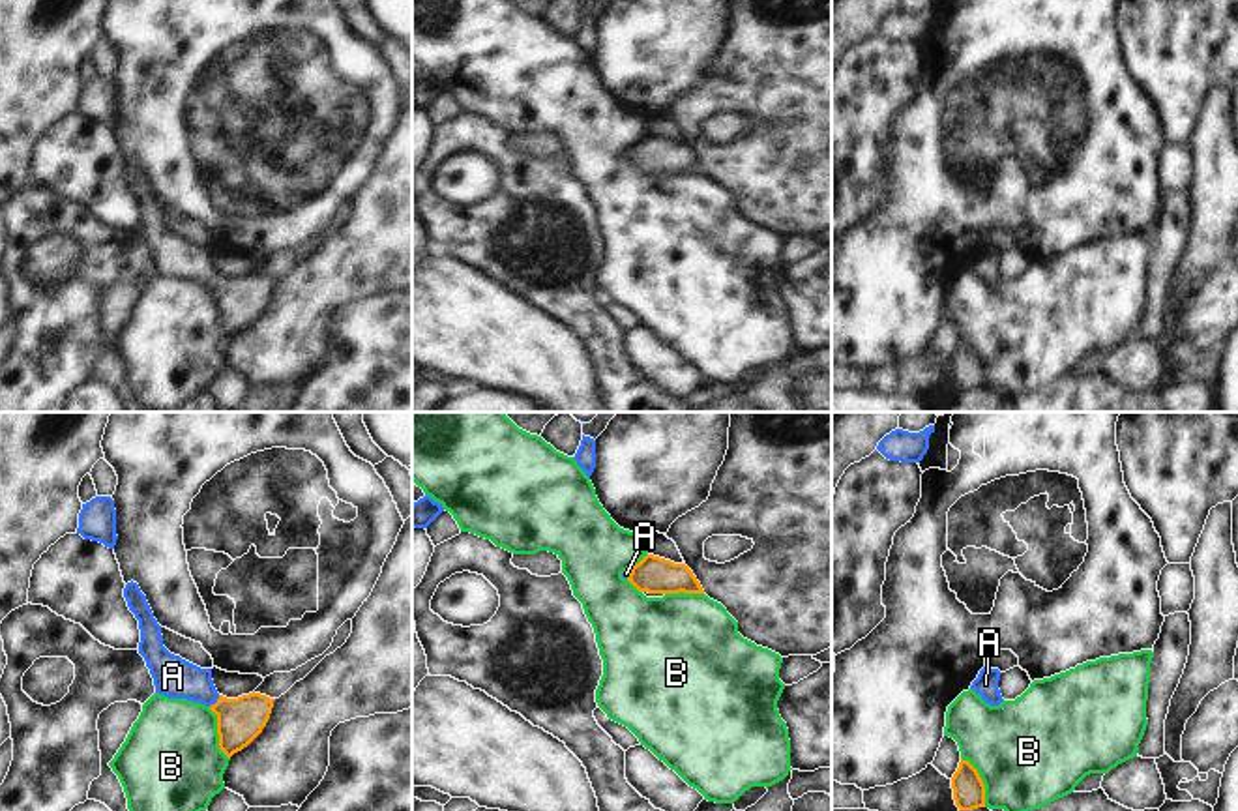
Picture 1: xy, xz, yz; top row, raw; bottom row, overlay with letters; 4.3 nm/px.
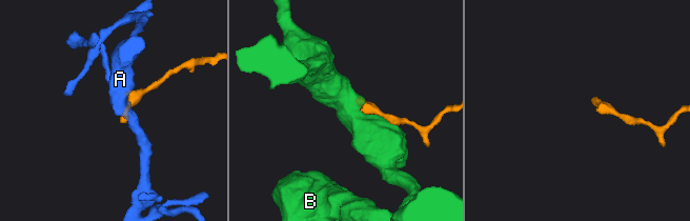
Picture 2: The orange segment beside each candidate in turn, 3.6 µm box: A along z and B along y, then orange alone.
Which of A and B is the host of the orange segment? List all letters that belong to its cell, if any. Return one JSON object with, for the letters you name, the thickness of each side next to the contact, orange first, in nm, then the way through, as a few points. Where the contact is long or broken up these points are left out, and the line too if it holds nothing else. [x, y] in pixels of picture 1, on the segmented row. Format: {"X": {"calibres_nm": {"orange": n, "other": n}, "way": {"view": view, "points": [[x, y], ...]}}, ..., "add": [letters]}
{"A": {"calibres_nm": {"orange": 190, "other": 180}, "way": {"view": "xy", "points": [[240, 720], [218, 701], [195, 684], [173, 677]]}}, "add": ["A"]}

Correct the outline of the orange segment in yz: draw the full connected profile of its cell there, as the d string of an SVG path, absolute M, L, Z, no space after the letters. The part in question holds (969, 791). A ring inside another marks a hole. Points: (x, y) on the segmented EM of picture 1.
M961 759L959 768L951 777L951 789L959 811L985 807L985 785L968 760Z

